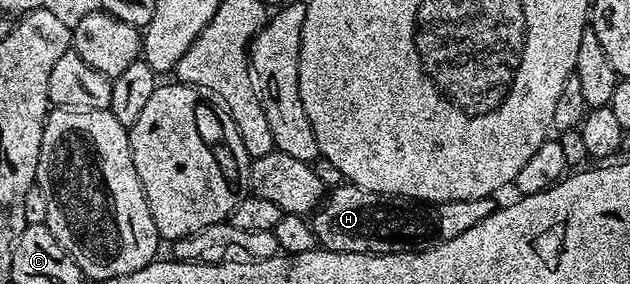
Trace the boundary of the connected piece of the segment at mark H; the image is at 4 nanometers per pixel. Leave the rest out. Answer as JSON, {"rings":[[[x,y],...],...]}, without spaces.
{"rings":[[[346,181],[326,194],[311,222],[317,242],[324,250],[394,255],[400,251],[425,251],[437,243],[451,241],[451,237],[459,237],[459,233],[467,233],[467,229],[479,225],[483,217],[491,217],[498,206],[493,197],[447,201],[436,206],[407,205],[406,200],[380,195]]]}

